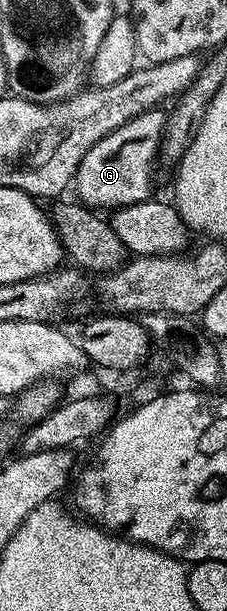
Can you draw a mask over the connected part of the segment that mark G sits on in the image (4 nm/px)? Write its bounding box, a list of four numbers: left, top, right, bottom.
[72,109,166,212]

